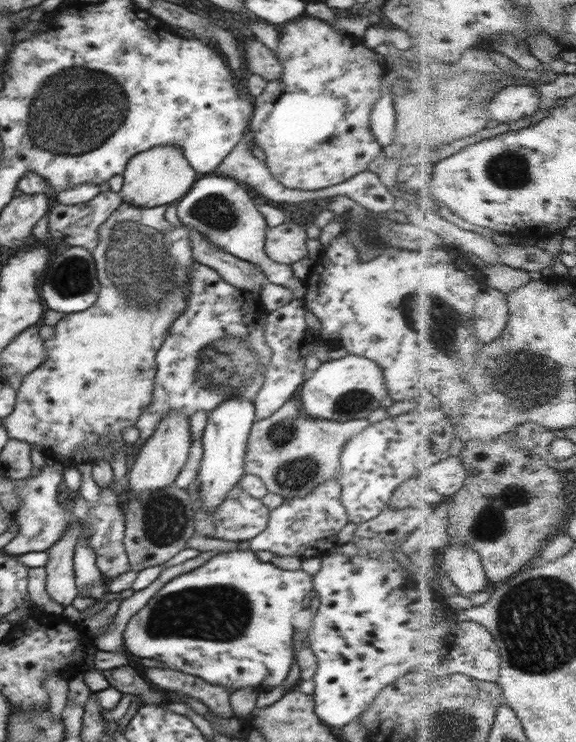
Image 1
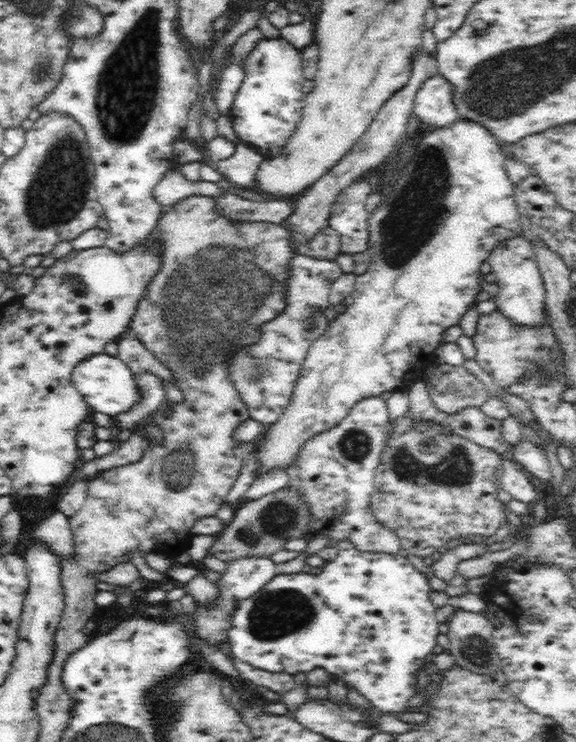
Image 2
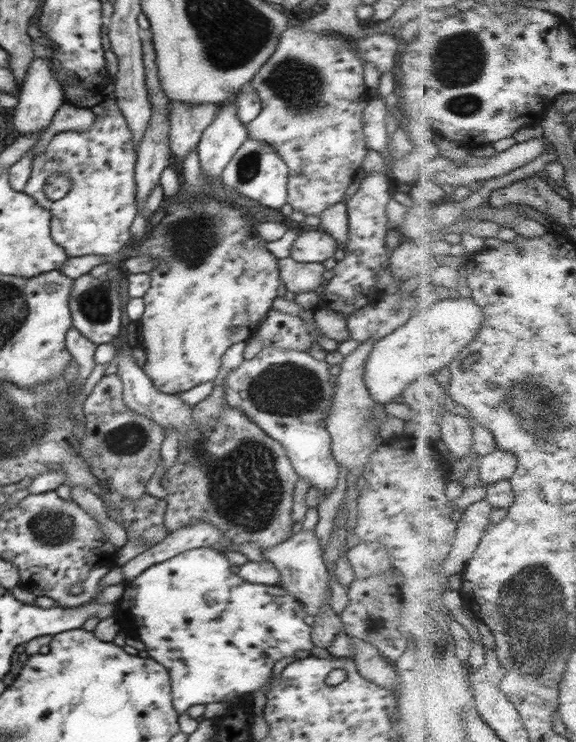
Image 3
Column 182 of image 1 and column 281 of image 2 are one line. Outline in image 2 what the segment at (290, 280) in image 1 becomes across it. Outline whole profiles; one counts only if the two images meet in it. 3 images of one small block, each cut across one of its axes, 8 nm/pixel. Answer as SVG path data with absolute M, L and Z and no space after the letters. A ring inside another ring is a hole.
M227 179L217 182L222 193L213 197L215 211L224 218L236 222L268 222L271 226L282 225L294 212L294 202L288 197L272 197L250 201L233 193L234 184Z

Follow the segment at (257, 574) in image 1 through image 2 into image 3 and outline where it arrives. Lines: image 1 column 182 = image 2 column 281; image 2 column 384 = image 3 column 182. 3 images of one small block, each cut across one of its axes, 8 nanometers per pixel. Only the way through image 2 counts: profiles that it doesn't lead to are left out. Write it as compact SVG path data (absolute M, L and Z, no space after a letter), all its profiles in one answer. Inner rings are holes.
M210 547L187 550L182 554L174 555L174 558L169 558L164 562L150 566L150 568L143 570L134 580L126 582L124 594L120 602L116 604L120 605L122 612L126 614L126 618L130 619L129 623L132 629L136 630L136 638L146 644L148 656L168 670L171 680L173 707L179 715L187 712L188 708L194 706L194 704L206 705L209 702L223 702L227 697L236 695L249 696L254 690L269 682L273 667L279 660L290 658L298 651L310 652L315 648L314 643L312 643L313 629L304 622L307 614L302 602L298 601L290 591L286 591L284 587L278 585L254 585L254 583L246 582L241 576L230 571L231 566L232 564L226 559L222 550Z

